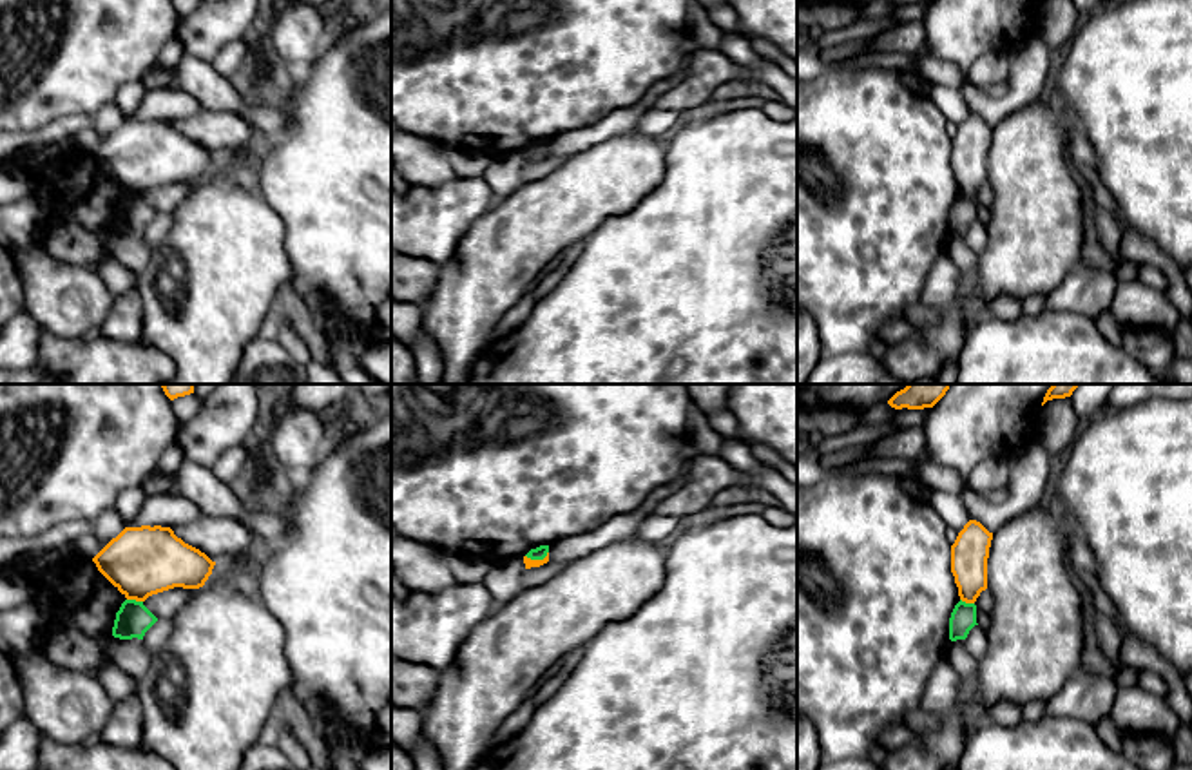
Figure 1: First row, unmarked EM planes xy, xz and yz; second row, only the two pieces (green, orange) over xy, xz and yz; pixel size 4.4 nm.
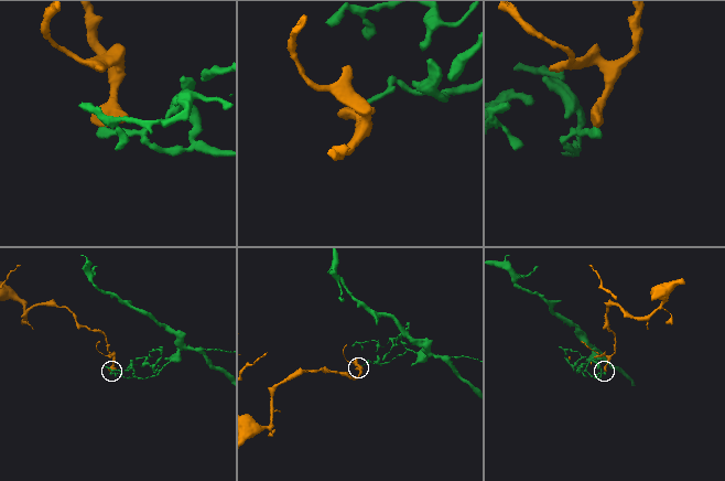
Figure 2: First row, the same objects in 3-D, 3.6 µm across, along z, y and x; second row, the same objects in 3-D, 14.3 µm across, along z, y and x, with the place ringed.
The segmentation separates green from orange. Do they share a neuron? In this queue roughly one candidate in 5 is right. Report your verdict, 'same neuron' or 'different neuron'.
different neuron

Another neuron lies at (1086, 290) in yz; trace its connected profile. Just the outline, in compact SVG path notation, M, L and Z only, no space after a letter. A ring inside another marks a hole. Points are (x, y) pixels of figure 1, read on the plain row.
M1080 265L1045 297L1045 308L1053 312L1074 312L1098 321L1110 310L1120 279L1114 270Z

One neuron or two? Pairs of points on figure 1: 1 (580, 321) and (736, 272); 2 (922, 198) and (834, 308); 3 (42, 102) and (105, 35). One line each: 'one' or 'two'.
1: one
2: one
3: one

